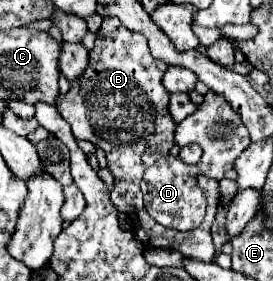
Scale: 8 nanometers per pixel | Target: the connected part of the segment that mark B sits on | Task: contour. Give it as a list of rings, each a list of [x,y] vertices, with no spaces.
[[[104,17],[96,45],[90,53],[88,71],[84,71],[84,77],[76,79],[76,85],[72,85],[72,91],[68,95],[60,95],[58,111],[70,123],[72,135],[76,135],[76,139],[86,139],[106,153],[110,165],[108,169],[114,175],[114,189],[110,193],[112,205],[134,221],[132,231],[140,243],[148,243],[154,249],[174,249],[190,259],[212,261],[214,245],[210,227],[220,203],[216,181],[198,175],[204,181],[202,185],[206,185],[204,191],[208,199],[208,211],[202,225],[188,233],[158,225],[144,211],[140,195],[140,181],[144,171],[160,157],[166,157],[174,147],[176,123],[168,113],[170,93],[164,91],[162,85],[162,75],[166,73],[166,69],[168,65],[164,61],[150,55],[144,35],[130,31],[116,17]]]

